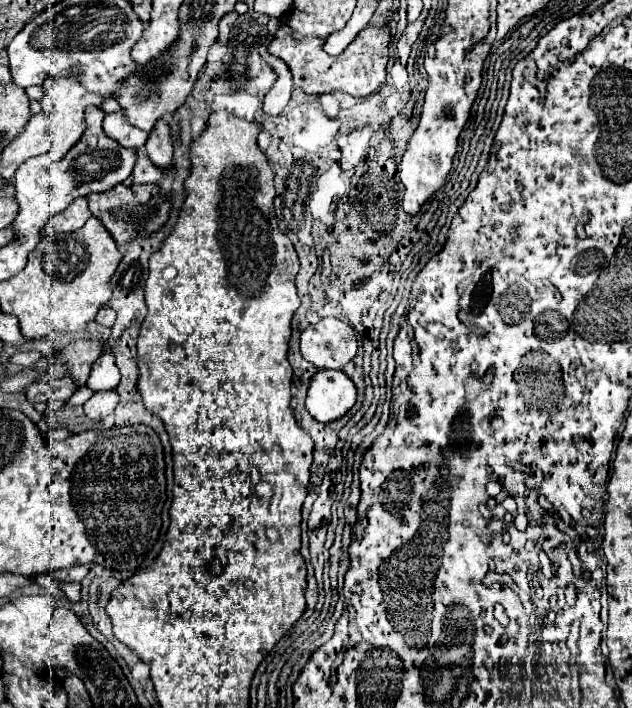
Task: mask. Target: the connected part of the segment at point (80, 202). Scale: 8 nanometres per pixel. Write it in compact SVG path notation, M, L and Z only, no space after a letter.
M77 198L63 212L53 216L51 226L55 232L75 232L75 230L83 228L83 224L89 220L89 216L91 216L91 212L87 208L87 198Z

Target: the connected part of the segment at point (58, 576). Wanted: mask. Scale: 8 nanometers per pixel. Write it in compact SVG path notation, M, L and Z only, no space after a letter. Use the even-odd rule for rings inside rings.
M77 566L77 568L69 568L69 570L61 570L55 572L52 578L57 582L81 582L89 572L89 566Z

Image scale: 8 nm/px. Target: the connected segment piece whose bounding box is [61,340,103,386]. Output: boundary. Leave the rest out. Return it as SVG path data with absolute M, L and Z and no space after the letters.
M75 340L61 350L61 356L65 356L65 360L69 360L69 374L73 374L81 386L89 378L91 364L101 354L103 354L101 340Z

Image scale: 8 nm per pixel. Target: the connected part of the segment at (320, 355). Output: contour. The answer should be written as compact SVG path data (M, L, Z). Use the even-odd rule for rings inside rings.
M323 318L303 330L301 354L321 370L343 370L357 354L355 332L339 318Z

